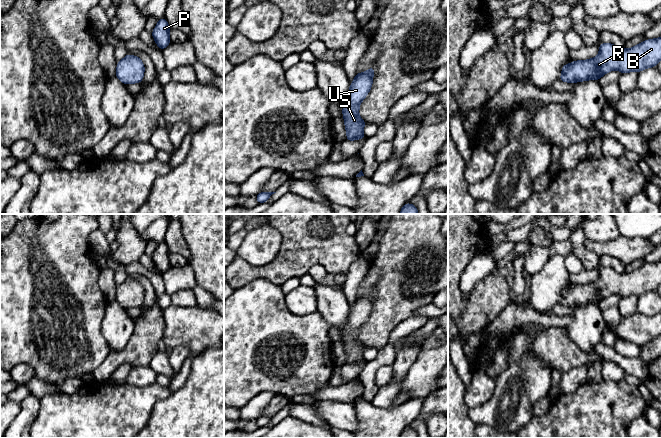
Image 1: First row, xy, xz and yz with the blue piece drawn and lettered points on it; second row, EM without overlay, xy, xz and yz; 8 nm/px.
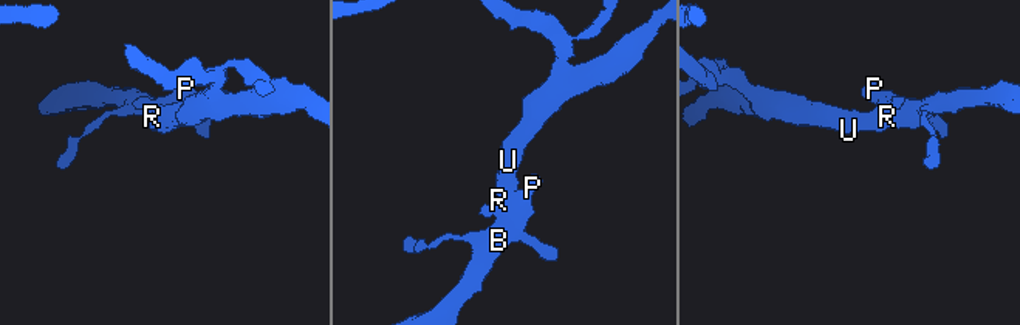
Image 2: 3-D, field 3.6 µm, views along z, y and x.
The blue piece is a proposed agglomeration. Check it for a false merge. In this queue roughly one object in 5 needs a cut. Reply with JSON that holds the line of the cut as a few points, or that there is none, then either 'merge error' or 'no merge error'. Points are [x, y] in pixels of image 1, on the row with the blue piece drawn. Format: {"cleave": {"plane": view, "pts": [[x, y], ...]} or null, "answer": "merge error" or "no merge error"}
{"cleave": null, "answer": "no merge error"}

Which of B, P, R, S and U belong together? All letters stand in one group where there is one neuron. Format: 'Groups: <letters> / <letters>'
Groups: B P R S U

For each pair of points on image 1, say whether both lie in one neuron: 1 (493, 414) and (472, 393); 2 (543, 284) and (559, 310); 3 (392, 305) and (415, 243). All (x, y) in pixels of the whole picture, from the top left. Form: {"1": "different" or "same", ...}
{"1": "different", "2": "different", "3": "same"}

